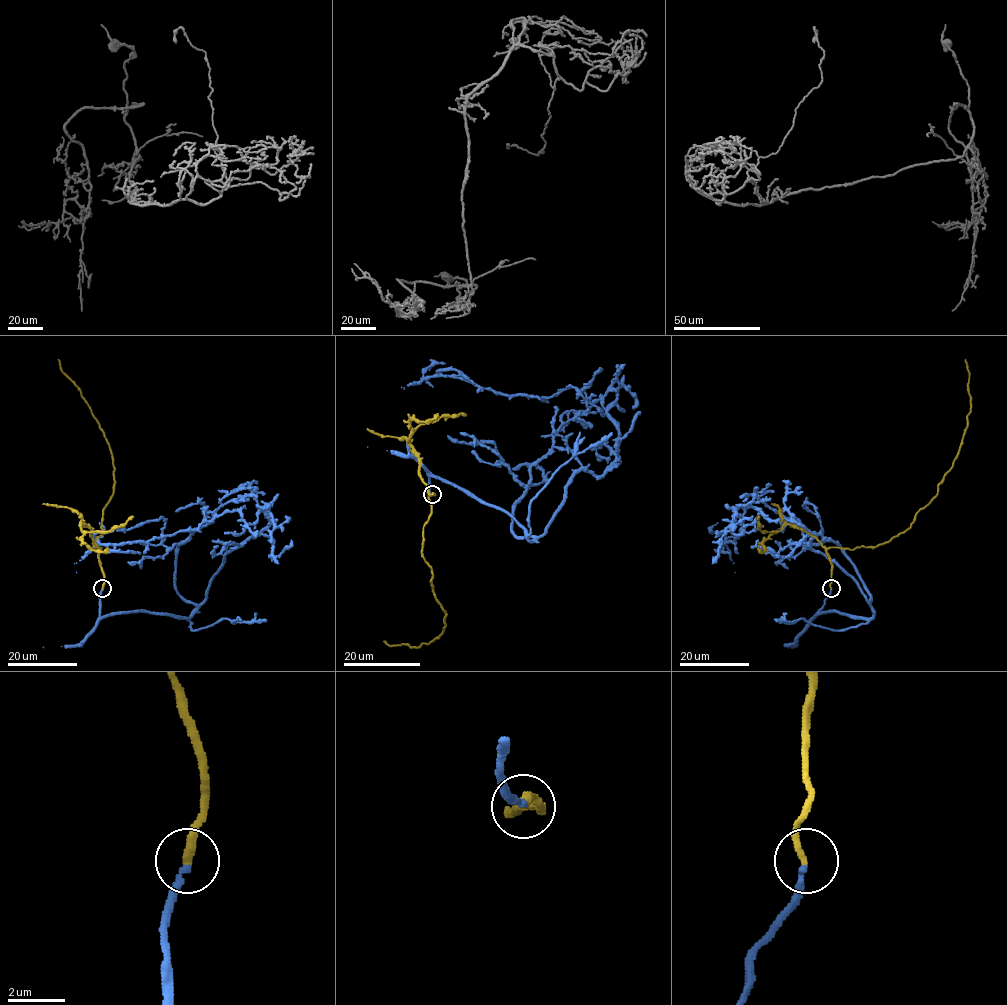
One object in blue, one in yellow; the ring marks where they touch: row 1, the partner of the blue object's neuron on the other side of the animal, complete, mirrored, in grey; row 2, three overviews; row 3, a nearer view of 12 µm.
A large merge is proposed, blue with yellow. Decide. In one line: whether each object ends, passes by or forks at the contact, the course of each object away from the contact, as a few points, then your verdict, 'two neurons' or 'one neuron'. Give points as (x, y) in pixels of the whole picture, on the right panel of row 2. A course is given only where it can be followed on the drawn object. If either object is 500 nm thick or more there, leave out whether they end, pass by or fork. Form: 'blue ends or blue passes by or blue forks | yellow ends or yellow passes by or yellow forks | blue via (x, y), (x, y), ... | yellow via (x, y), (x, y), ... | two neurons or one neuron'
blue ends | yellow ends | blue via (831, 589), (814, 617), (870, 618), (842, 550), (754, 495), (723, 544), (735, 572) | yellow via (831, 588), (828, 548), (851, 550), (888, 543), (904, 533), (937, 493), (967, 428), (970, 398), (965, 359) | one neuron

